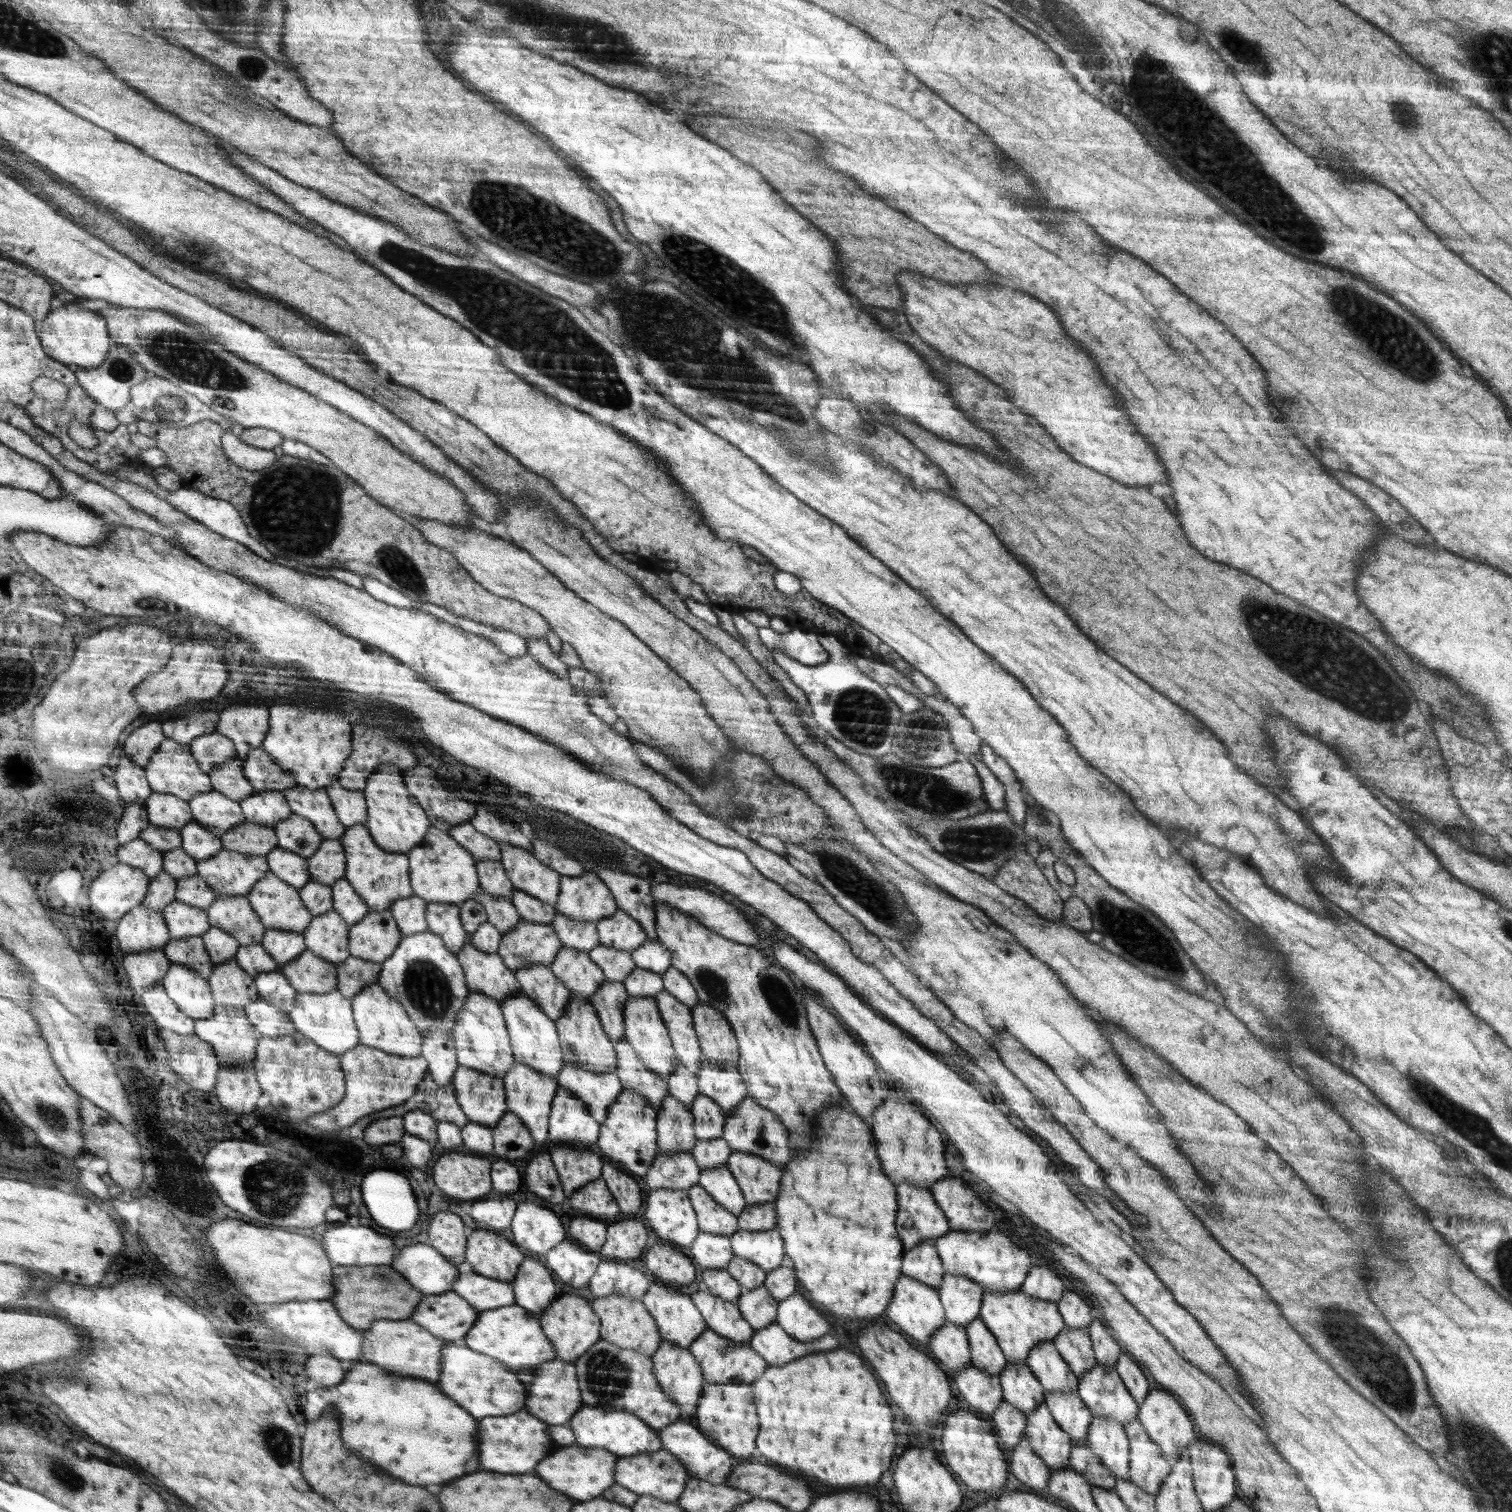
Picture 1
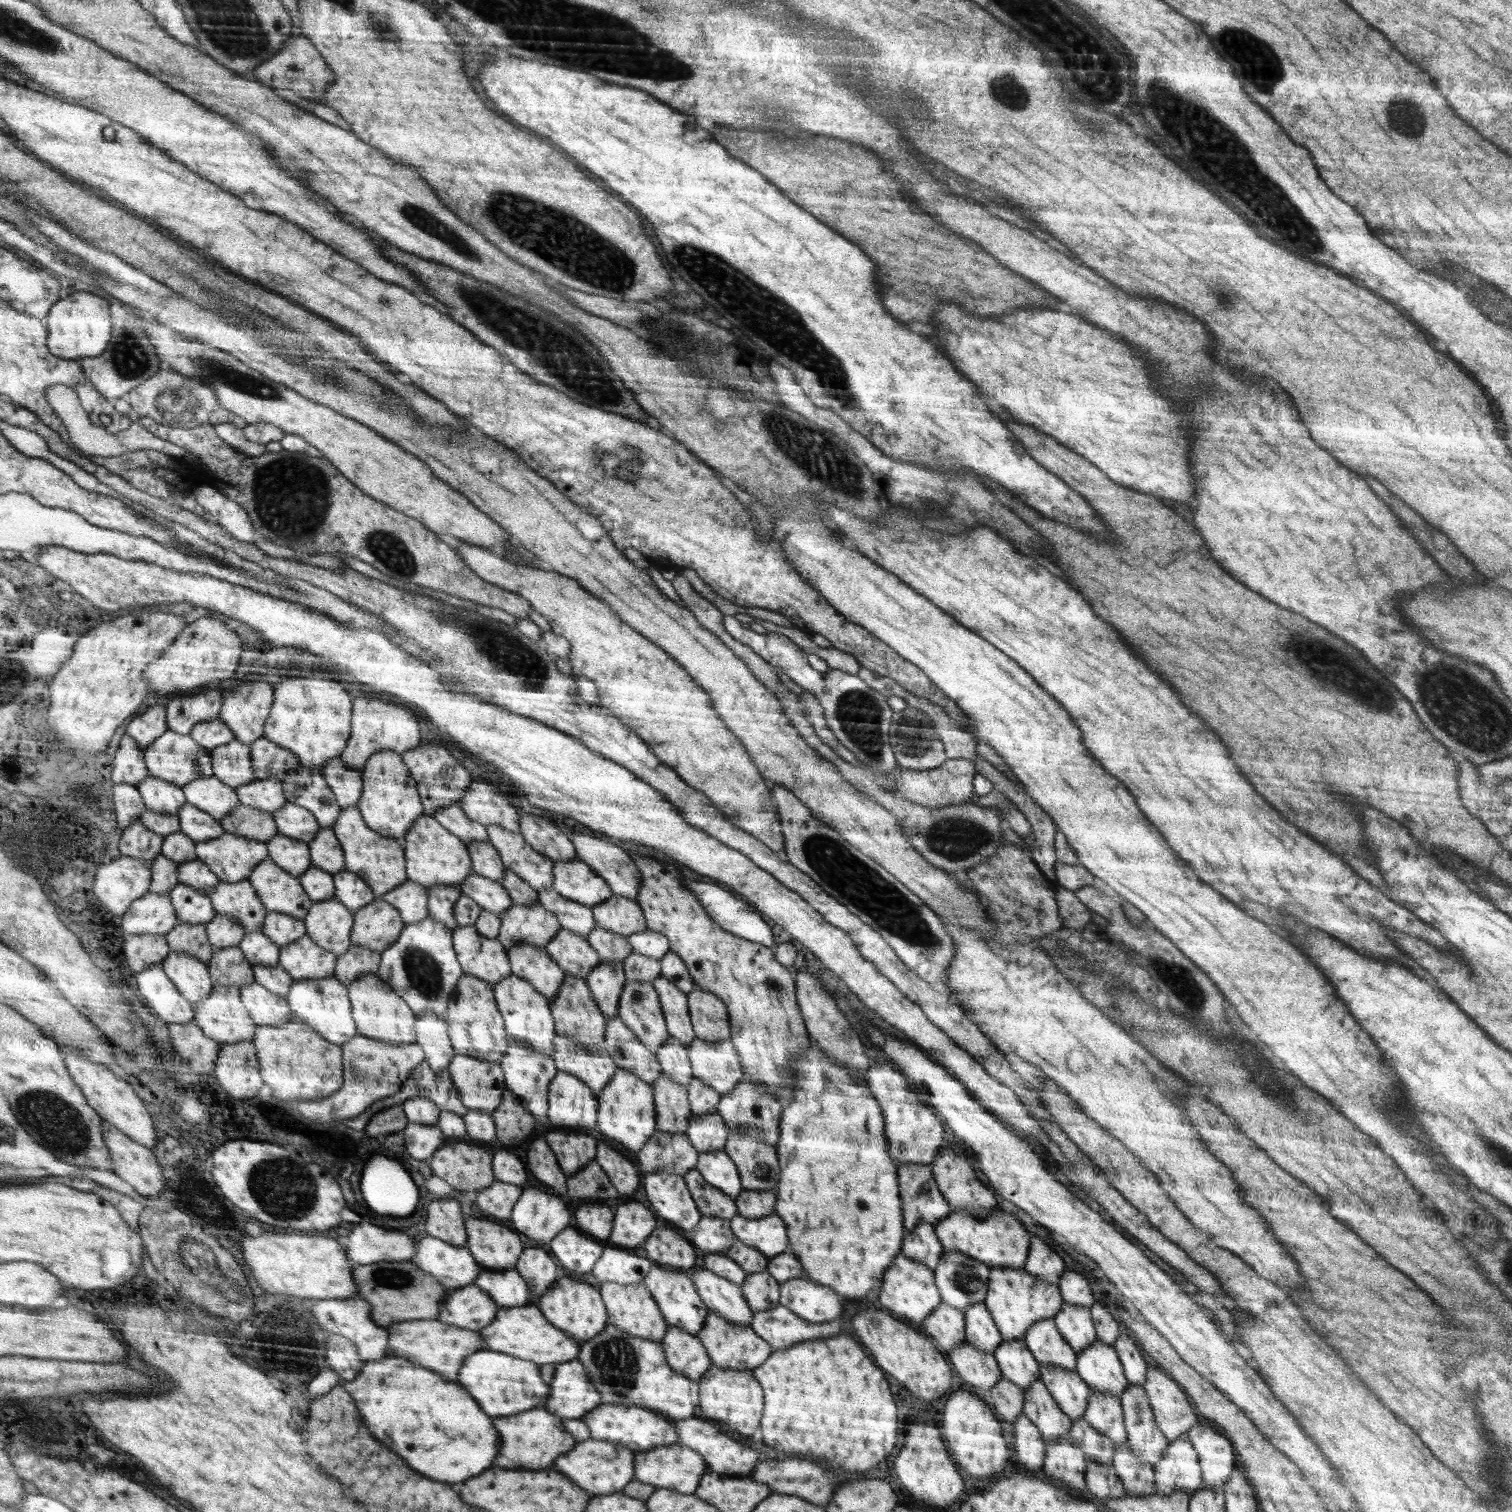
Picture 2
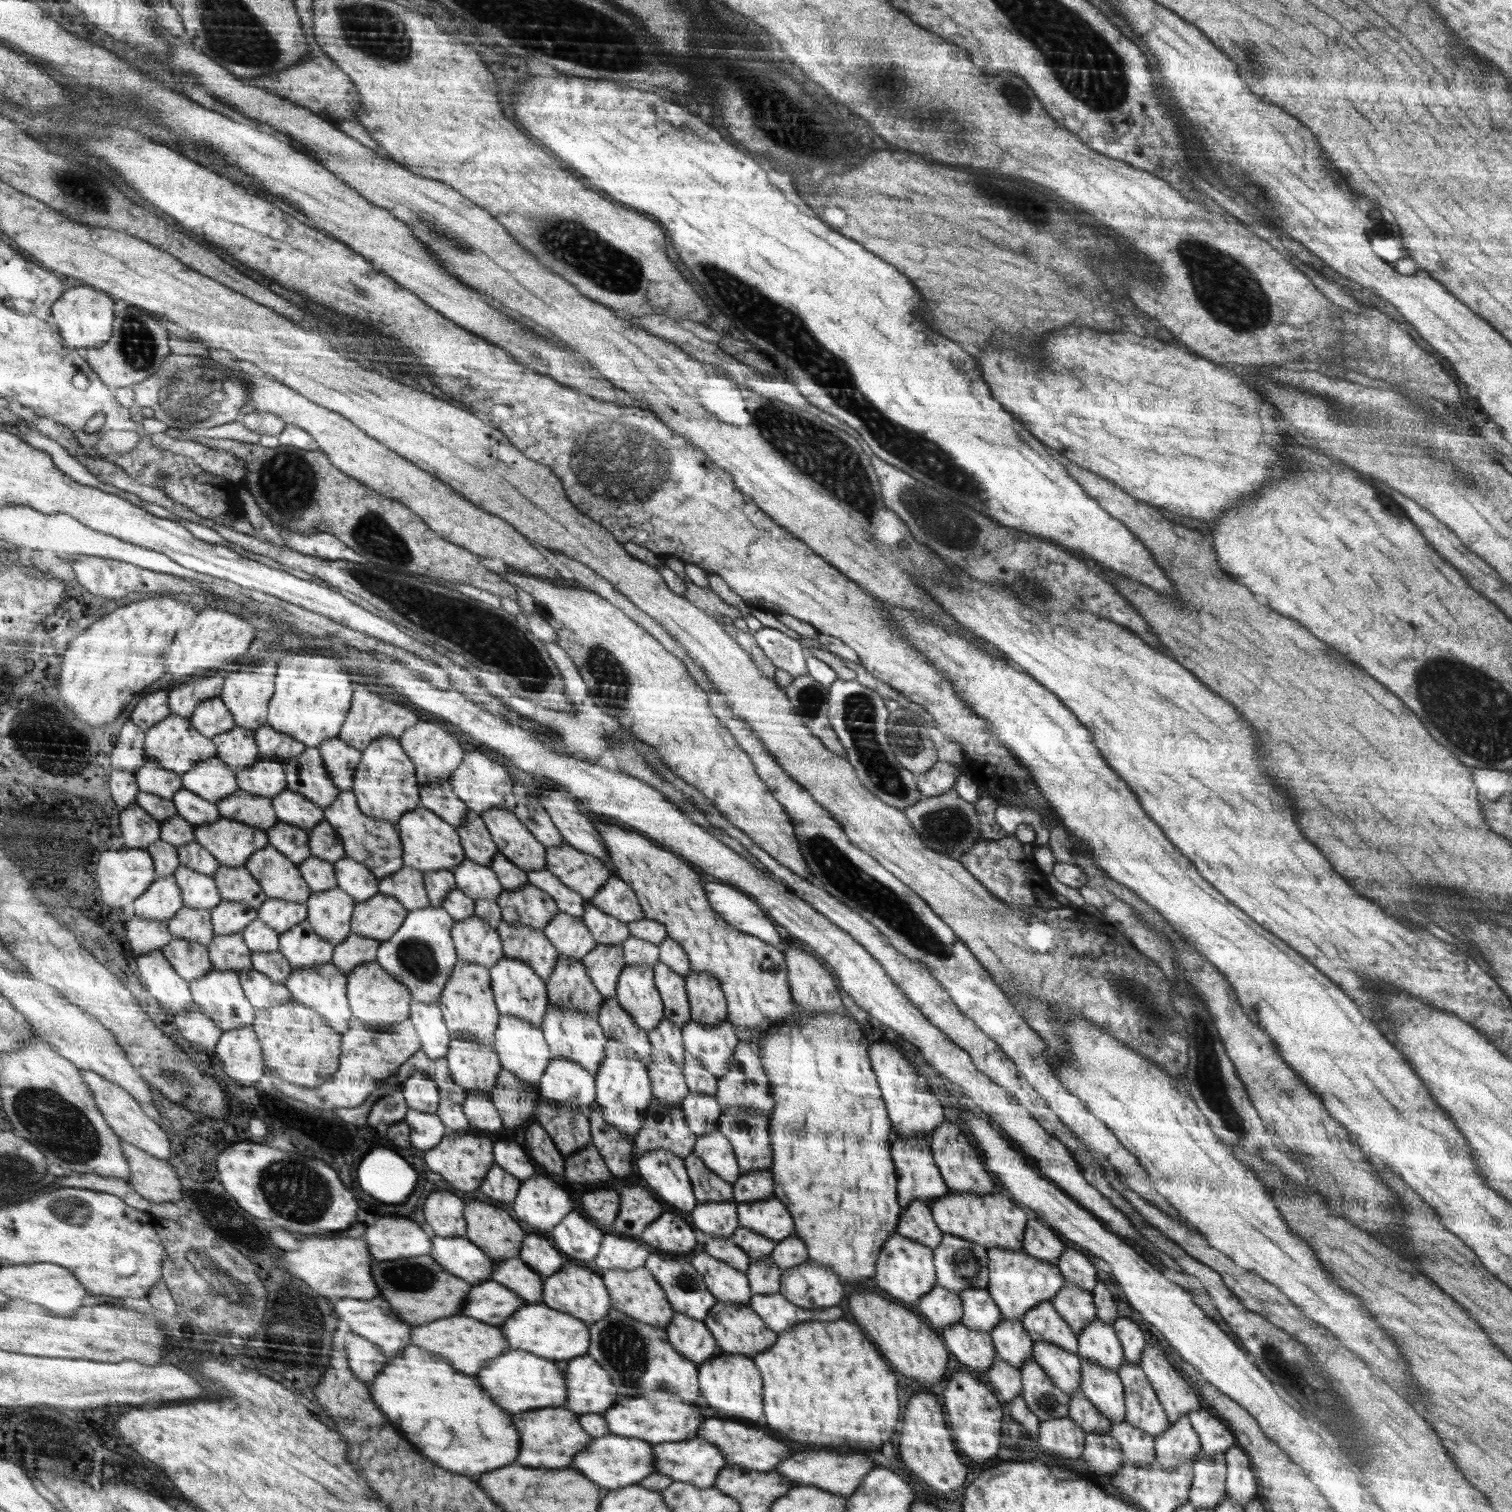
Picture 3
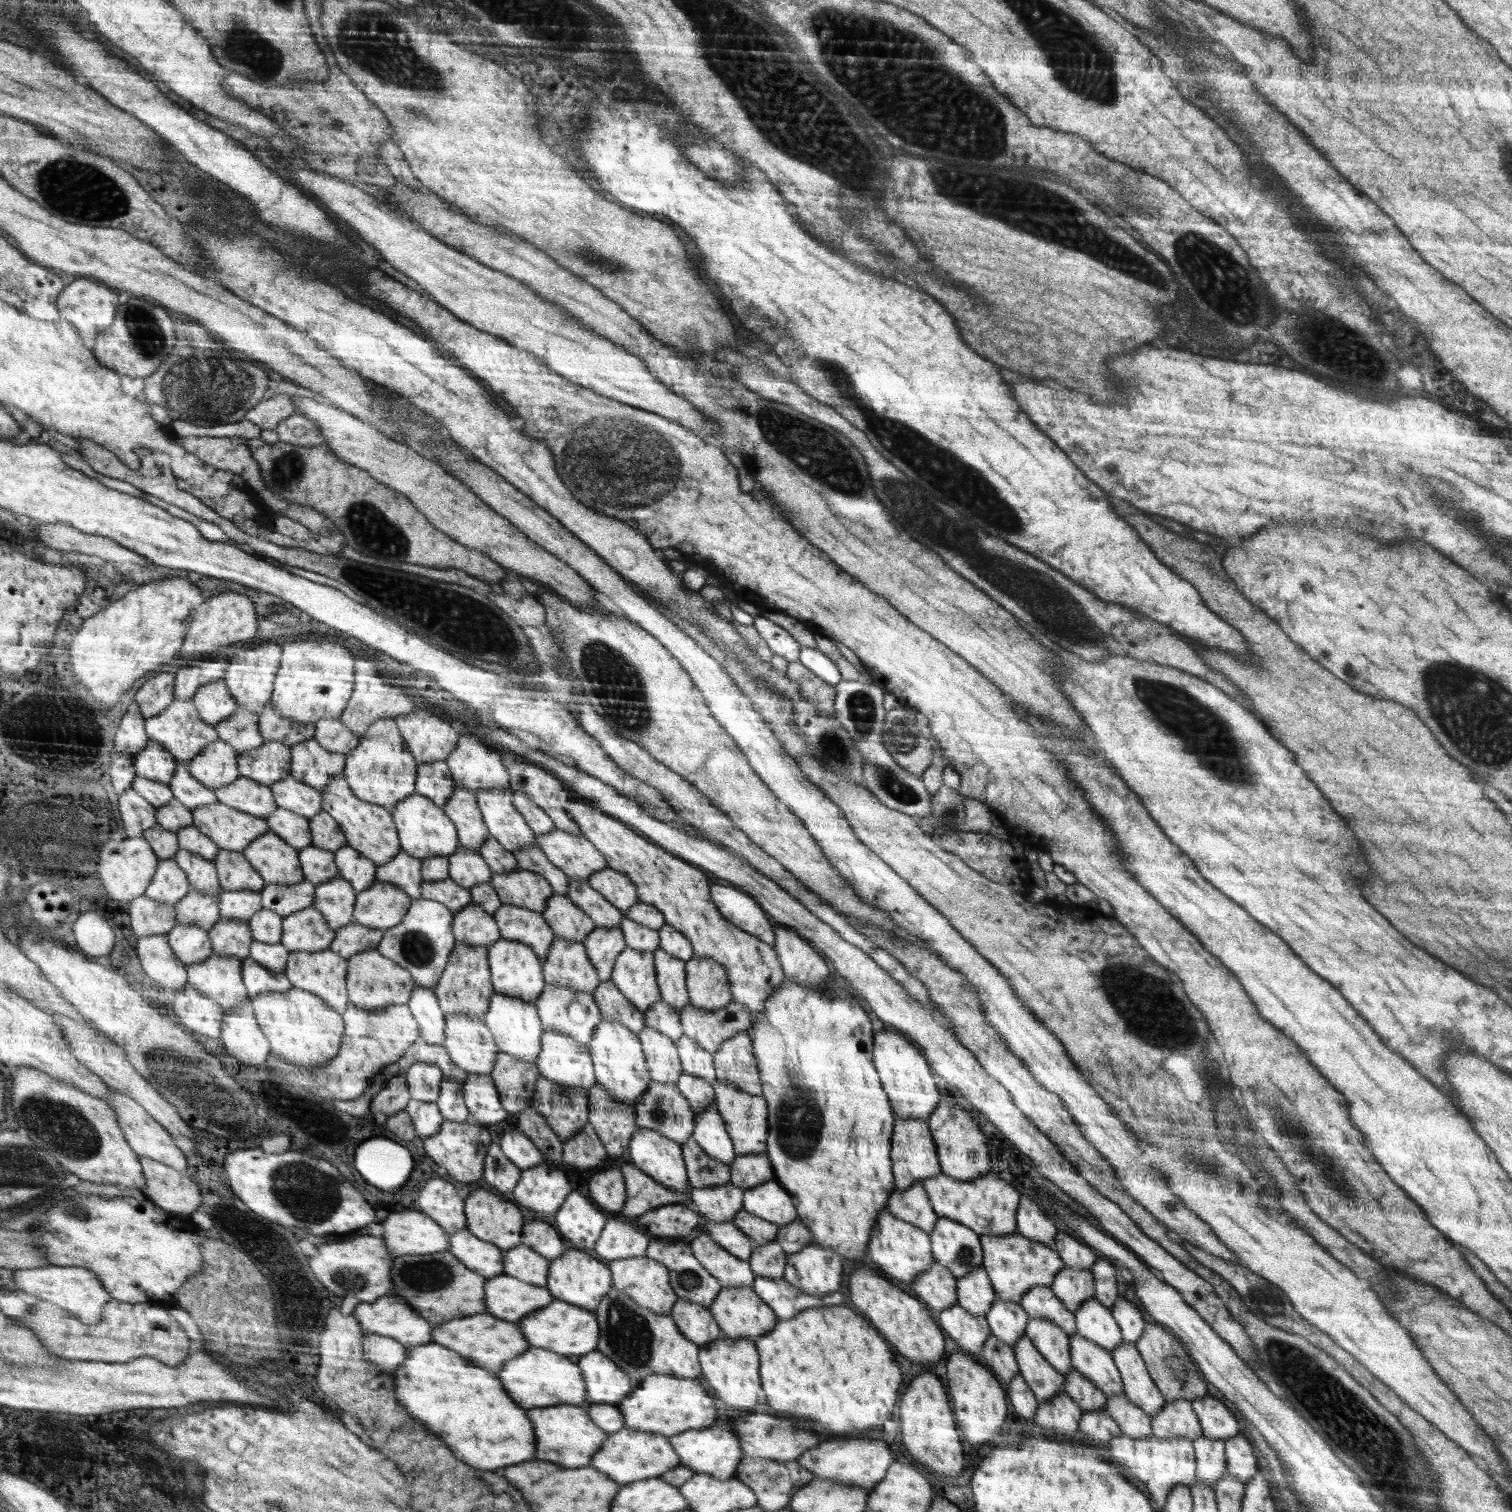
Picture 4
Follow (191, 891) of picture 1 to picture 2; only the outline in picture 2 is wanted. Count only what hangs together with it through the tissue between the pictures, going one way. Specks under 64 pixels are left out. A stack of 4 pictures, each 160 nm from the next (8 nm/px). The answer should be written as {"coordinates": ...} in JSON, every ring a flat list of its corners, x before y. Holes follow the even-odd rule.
{"coordinates":[[194,860,179,866,180,880,182,883,193,886,194,890,213,897,218,892,219,883,222,882,217,874,204,860]]}

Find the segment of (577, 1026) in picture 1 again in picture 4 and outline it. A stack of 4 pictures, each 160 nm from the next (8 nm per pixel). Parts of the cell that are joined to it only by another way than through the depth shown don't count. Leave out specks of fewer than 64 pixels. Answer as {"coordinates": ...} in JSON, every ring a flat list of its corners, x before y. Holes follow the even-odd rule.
{"coordinates":[[555,937,542,964,546,984,570,987,593,995,601,981,582,941]]}

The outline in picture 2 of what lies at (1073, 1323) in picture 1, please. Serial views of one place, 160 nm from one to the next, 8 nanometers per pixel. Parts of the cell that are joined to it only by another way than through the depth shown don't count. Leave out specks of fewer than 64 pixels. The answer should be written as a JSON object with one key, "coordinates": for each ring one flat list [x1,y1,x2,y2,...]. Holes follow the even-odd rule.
{"coordinates":[[1066,1268,1061,1274,1058,1285,1062,1290,1063,1303,1068,1304,1068,1306,1078,1306,1078,1308,1091,1310,1096,1302,1088,1280,1076,1270]]}

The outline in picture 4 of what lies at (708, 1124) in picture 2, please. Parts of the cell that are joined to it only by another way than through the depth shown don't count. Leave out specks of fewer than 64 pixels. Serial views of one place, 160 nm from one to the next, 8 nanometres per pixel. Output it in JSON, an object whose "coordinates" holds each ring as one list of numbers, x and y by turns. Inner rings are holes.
{"coordinates":[[682,1071,679,1079,675,1082,684,1098,688,1100,690,1109,698,1114,702,1109,708,1108,715,1102,713,1085,708,1084,702,1078,692,1076,689,1072]]}

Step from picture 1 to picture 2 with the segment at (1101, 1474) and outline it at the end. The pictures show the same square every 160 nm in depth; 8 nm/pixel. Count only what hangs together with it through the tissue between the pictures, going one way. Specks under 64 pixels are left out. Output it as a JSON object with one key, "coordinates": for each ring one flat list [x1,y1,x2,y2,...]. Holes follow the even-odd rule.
{"coordinates":[[1083,1416,1076,1419,1074,1424,1072,1423,1070,1431,1071,1443,1074,1443,1075,1447,1086,1455,1087,1460,1105,1465,1113,1464,1114,1443,1110,1438,1102,1436,1098,1430,1092,1428]]}

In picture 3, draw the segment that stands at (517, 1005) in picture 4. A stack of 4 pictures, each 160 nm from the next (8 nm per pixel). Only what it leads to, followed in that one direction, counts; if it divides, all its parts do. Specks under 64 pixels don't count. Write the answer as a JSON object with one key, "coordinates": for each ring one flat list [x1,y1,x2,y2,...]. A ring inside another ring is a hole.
{"coordinates":[[499,1015,498,1029,495,1030,494,1037,494,1047,502,1062,502,1067,512,1071,512,1074,527,1082,538,1092,539,1080,553,1056,543,1029,526,1019,521,1019,518,1015]]}

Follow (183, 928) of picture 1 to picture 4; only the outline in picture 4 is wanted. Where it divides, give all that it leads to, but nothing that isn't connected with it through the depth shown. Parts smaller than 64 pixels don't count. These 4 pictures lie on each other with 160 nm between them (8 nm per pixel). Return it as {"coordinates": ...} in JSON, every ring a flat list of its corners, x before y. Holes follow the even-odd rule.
{"coordinates":[[180,850,176,859,183,869,189,874,192,888,202,894,222,894,225,892,220,877,219,868,216,862,206,860,204,856,198,856,190,850]]}

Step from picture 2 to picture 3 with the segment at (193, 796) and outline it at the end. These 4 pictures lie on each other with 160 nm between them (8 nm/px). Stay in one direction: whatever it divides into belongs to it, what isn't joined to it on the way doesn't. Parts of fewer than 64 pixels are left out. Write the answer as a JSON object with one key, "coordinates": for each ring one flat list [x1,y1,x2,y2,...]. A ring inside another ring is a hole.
{"coordinates":[[218,756,202,761,194,770,183,774,183,781,186,789,217,805,240,790,238,775]]}

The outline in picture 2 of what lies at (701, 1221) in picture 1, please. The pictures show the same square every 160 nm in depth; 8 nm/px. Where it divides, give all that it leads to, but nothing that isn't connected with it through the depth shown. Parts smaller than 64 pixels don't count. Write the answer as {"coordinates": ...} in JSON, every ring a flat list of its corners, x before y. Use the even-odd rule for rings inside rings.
{"coordinates":[[696,1167,688,1169,683,1177,702,1216,720,1217,730,1221,738,1214,739,1207,735,1200,718,1187,712,1186]]}

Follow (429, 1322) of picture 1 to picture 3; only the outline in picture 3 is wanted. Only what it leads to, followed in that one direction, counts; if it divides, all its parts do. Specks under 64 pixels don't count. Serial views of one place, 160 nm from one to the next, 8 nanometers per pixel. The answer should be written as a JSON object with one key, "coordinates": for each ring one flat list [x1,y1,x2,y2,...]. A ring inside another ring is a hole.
{"coordinates":[[490,1278,472,1285,460,1315,499,1327,525,1305,516,1291]]}

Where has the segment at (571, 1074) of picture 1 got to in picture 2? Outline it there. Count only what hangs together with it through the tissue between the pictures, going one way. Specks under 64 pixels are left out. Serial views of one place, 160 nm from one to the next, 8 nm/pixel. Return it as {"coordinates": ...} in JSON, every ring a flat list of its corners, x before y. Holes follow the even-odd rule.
{"coordinates":[[556,1034,554,1045,555,1052,551,1057,559,1071,576,1075,593,1093,600,1094,618,1068,603,1043,585,1047,568,1037]]}

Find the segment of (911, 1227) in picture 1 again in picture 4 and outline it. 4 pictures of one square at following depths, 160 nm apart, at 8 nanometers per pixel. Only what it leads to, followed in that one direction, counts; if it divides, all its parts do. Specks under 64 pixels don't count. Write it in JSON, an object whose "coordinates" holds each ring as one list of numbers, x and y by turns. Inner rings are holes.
{"coordinates":[[900,1118,896,1121,896,1138,892,1138,892,1158,896,1158,896,1186,906,1190,915,1182,935,1177,942,1172,938,1146,931,1134,930,1124,919,1118]]}

